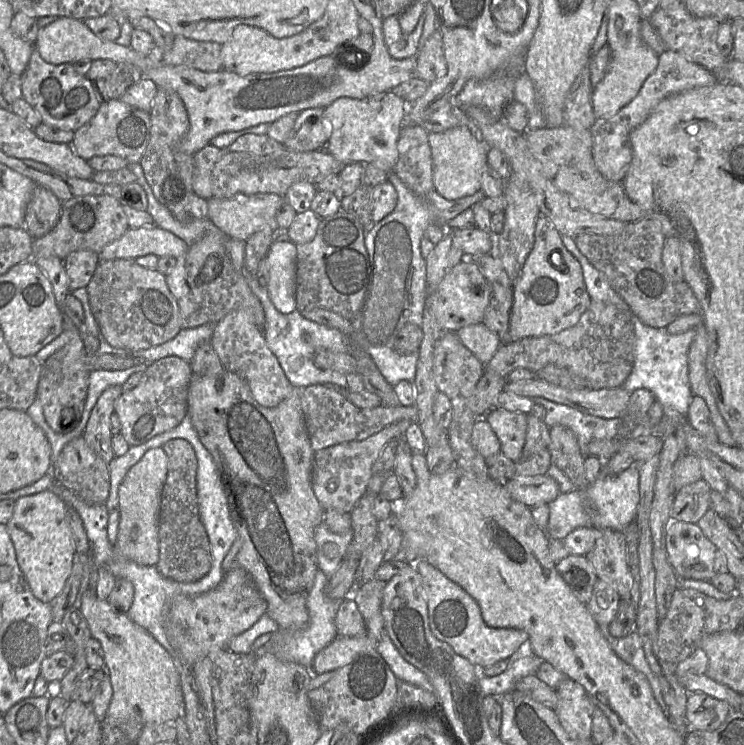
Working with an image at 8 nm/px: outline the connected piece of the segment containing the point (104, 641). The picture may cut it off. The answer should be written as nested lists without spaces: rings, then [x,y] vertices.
[[[87,590],[80,609],[87,620],[92,638],[98,640],[104,652],[104,669],[109,675],[113,697],[104,719],[140,719],[143,724],[164,723],[183,718],[184,701],[177,662],[165,648],[143,627],[133,622],[127,613],[117,611],[108,600],[97,597],[96,591]]]

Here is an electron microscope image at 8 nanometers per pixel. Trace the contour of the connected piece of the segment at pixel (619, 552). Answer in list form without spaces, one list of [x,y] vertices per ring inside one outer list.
[[[600,529],[600,536],[586,554],[598,579],[611,584],[621,599],[630,600],[632,577],[626,558],[626,540],[622,531]]]

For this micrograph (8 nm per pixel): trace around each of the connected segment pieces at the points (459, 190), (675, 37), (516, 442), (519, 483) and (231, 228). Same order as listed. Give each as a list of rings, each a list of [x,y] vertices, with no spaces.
[[[467,127],[428,133],[431,148],[433,184],[436,192],[447,200],[472,195],[481,190],[481,176],[488,165],[486,144]]]
[[[683,2],[670,9],[657,9],[648,20],[660,35],[666,48],[678,52],[686,59],[694,62],[711,73],[720,69],[728,59],[725,58],[717,45],[717,33],[720,22],[711,17],[697,17],[691,14]]]
[[[493,408],[485,415],[500,442],[500,452],[516,462],[523,450],[527,433],[527,415]]]
[[[548,475],[513,477],[502,484],[512,499],[531,508],[548,504],[560,494],[557,482]]]
[[[275,193],[211,198],[207,200],[208,219],[230,238],[246,241],[251,235],[264,227],[271,227],[277,232],[281,231],[276,224],[276,214],[284,200],[285,196]]]

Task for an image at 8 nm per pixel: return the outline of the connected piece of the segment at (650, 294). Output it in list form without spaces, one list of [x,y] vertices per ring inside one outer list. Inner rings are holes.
[[[645,217],[627,223],[617,234],[581,234],[575,241],[581,253],[606,276],[613,290],[622,297],[642,323],[654,328],[666,328],[678,317],[700,314],[701,310],[687,282],[674,282],[668,276],[662,261],[665,239],[660,222]]]

